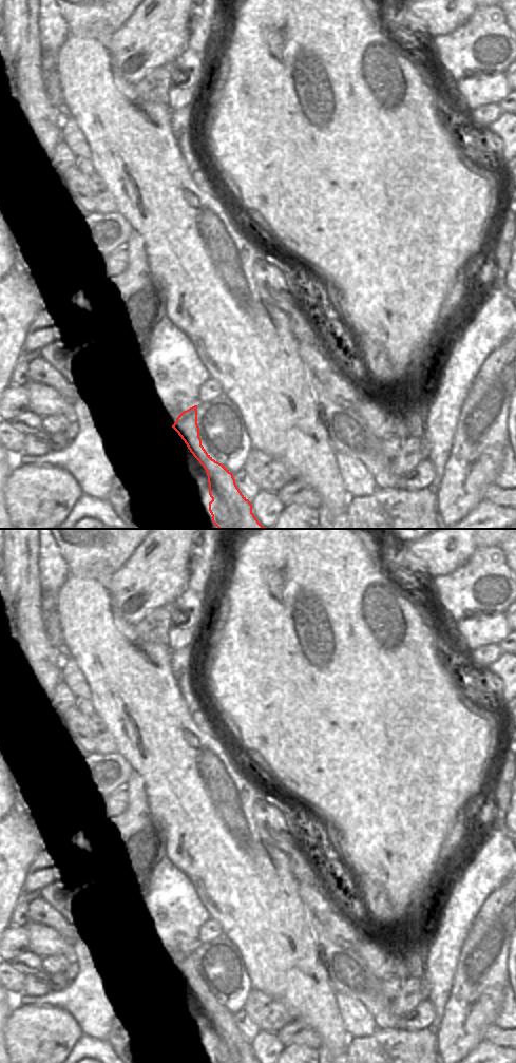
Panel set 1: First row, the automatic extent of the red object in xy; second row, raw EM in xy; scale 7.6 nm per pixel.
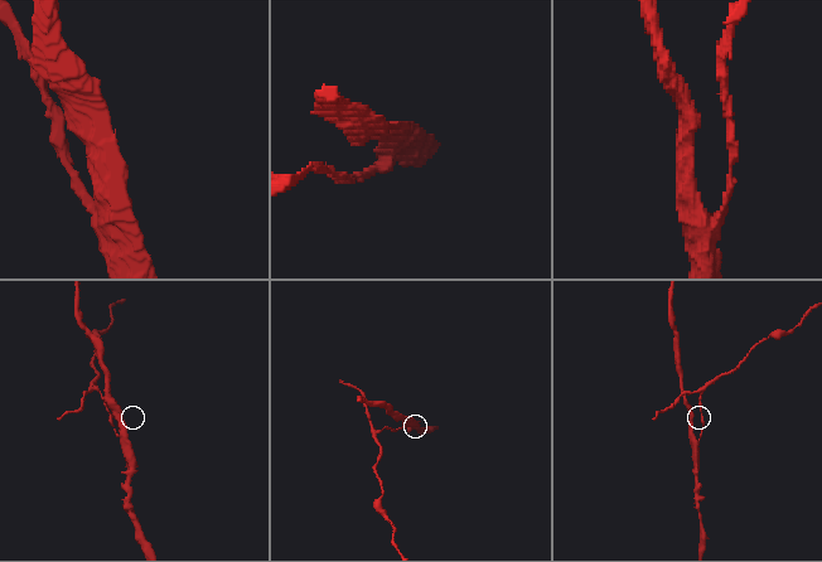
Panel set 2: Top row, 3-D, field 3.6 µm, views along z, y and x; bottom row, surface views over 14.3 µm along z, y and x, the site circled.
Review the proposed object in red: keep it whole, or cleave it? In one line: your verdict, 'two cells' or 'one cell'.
two cells

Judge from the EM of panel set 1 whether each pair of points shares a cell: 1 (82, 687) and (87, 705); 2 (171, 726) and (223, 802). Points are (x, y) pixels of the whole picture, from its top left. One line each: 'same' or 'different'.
1: different
2: same

